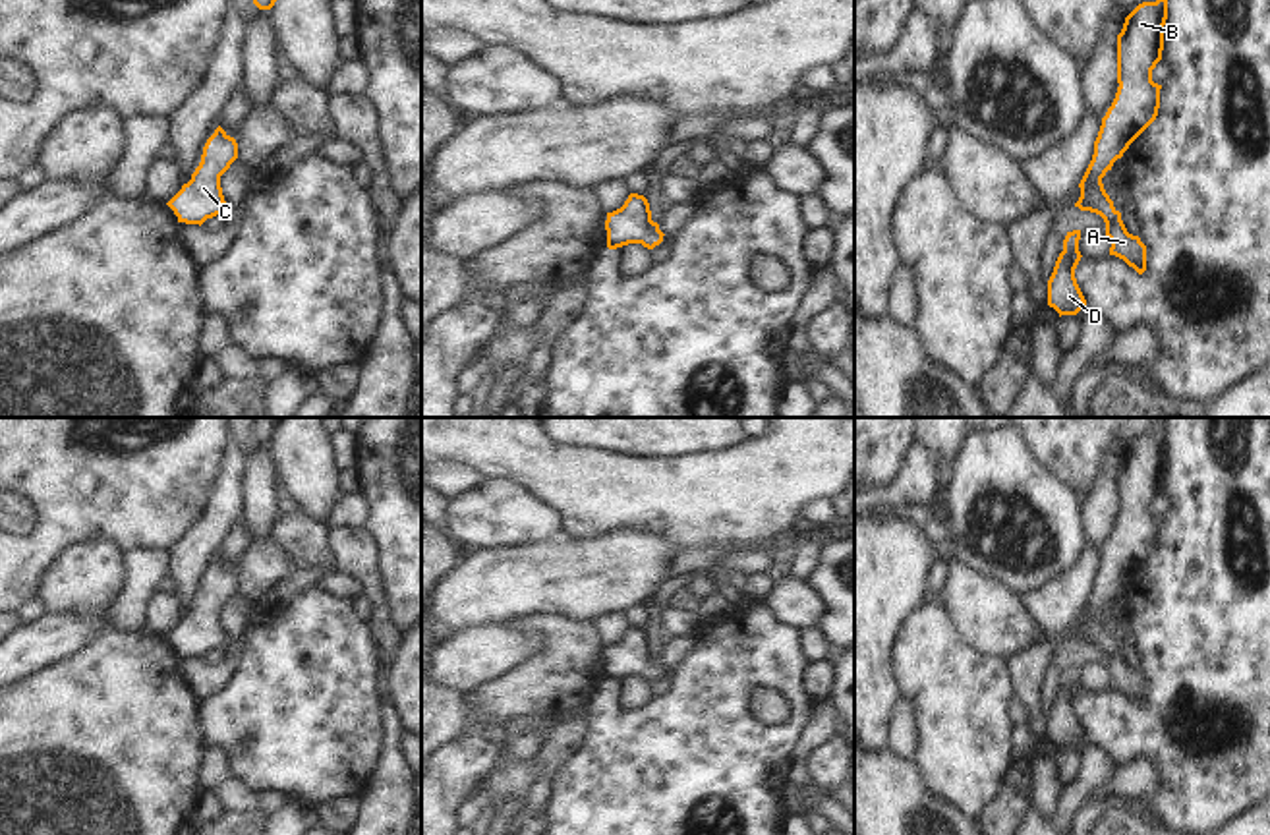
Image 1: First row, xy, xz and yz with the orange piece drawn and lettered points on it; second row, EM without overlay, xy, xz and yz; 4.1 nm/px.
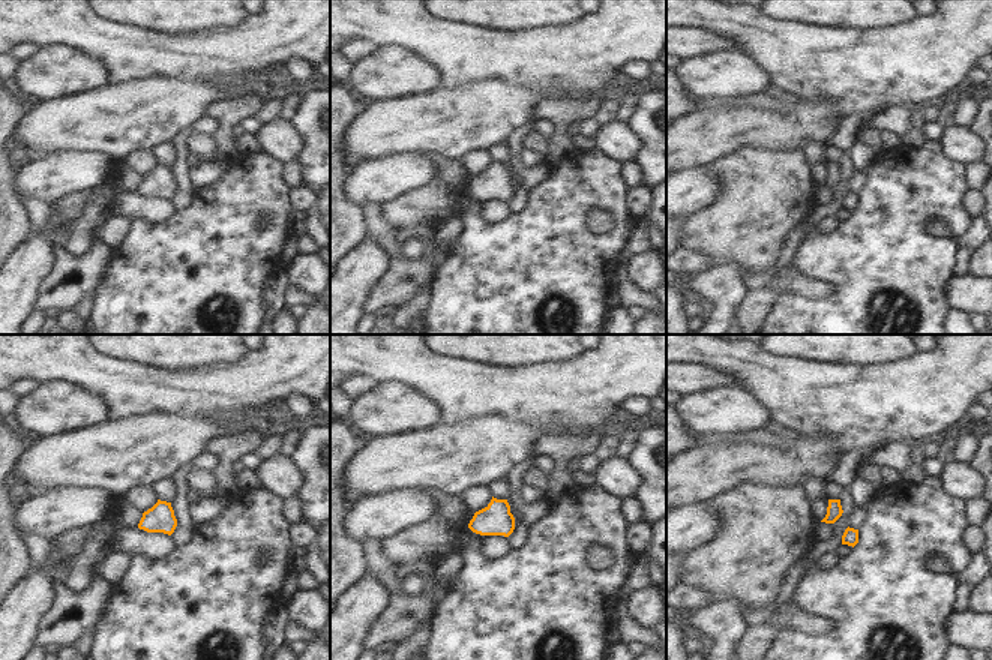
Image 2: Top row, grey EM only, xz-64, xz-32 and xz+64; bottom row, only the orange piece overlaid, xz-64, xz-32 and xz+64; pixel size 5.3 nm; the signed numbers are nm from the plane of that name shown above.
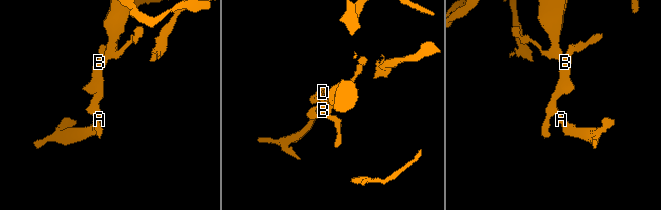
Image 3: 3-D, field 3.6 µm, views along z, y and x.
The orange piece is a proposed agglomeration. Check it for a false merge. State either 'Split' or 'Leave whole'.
Leave whole

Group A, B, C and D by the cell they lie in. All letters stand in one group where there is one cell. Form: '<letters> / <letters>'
A B C D

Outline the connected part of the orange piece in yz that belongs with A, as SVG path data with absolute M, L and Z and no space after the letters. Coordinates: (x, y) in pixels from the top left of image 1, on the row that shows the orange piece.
M1168 0L1139 4L1123 23L1117 35L1117 93L1102 118L1098 137L1094 141L1092 160L1079 184L1081 197L1075 203L1081 211L1096 213L1106 222L1106 236L1110 238L1110 255L1123 259L1139 274L1146 271L1146 245L1139 236L1127 232L1121 213L1113 207L1113 201L1104 189L1102 178L1111 170L1113 162L1123 157L1129 145L1156 120L1160 108L1162 85L1152 81L1152 70L1162 60L1164 50L1164 25L1168 19Z

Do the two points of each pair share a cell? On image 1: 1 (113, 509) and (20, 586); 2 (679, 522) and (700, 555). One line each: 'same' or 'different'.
1: same
2: different

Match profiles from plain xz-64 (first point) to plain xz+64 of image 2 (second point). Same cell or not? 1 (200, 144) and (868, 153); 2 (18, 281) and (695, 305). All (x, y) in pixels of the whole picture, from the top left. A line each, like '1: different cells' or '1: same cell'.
1: different cells
2: different cells

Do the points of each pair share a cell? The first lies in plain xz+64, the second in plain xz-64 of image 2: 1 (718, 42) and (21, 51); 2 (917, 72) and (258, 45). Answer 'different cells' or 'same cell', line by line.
1: same cell
2: same cell

